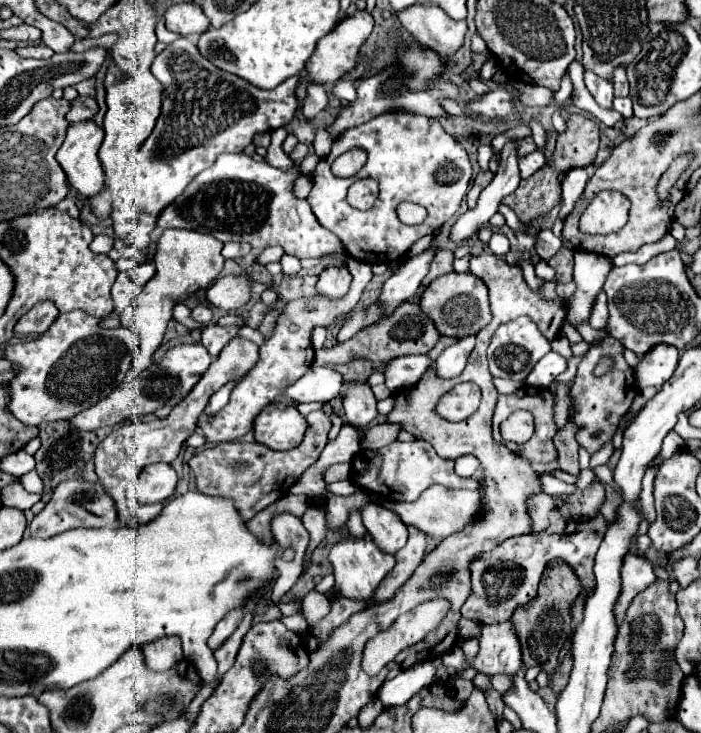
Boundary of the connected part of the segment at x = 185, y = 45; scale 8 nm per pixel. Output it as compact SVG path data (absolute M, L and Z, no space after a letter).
M180 39L172 45L168 45L166 51L156 55L156 59L152 63L152 73L164 87L162 113L156 121L152 135L140 145L140 149L136 149L128 157L128 167L122 177L122 187L112 199L112 213L110 213L114 233L126 245L132 245L140 251L148 249L148 245L152 243L150 233L154 231L160 213L170 203L174 203L176 197L180 197L186 191L186 187L192 183L192 179L200 171L208 169L220 153L242 153L252 143L256 133L274 131L292 121L294 111L296 111L294 91L298 85L298 77L290 77L290 81L284 81L282 85L278 85L276 89L270 89L270 91L254 87L248 81L234 77L226 71L220 71L216 65L206 61L206 57L202 57L196 51L196 45L188 39Z

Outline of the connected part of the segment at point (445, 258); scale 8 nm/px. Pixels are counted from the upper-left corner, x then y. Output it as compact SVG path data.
M440 249L440 251L436 251L436 257L434 257L434 261L432 261L432 265L430 265L430 271L428 271L428 275L424 277L422 285L426 287L426 285L430 285L436 277L454 271L452 263L454 263L454 253L452 253L450 249Z

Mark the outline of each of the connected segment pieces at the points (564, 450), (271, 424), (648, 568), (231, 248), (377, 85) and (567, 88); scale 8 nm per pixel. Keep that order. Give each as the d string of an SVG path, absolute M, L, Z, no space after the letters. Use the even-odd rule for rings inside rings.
M570 405L570 415L568 415L568 421L566 425L556 433L554 437L554 445L556 445L556 451L558 451L558 463L560 463L560 469L562 471L568 471L572 475L578 475L580 473L580 467L578 467L578 443L576 443L576 431L578 427L572 423L574 419L574 407Z
M270 403L254 419L254 439L274 451L288 451L300 445L306 427L294 405Z
M628 553L624 557L624 565L622 565L622 591L620 591L620 597L614 603L616 623L622 623L630 601L640 591L644 591L648 585L652 585L654 581L656 581L656 575L654 575L654 567L652 567L650 561L640 559L634 553Z
M226 243L224 245L224 257L226 259L244 257L244 255L248 255L248 251L250 251L250 245L246 245L246 243Z
M414 37L402 41L402 47L396 55L396 63L384 67L382 71L374 73L372 77L366 77L364 81L358 83L358 97L354 103L348 103L344 111L338 113L332 125L326 127L332 139L342 135L342 131L352 129L356 125L362 125L370 121L372 117L378 117L382 113L418 113L430 119L452 119L450 113L440 105L442 97L448 99L458 99L460 89L456 83L444 79L444 69L446 63L440 59L438 53L434 53L428 45L416 43ZM394 85L394 89L390 89Z
M566 73L561 80L560 89L555 93L555 99L557 106L560 110L564 110L562 103L569 98L572 91L572 83L569 77L569 74Z

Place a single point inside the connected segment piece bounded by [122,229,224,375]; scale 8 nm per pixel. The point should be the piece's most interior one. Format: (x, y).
(186, 261)

